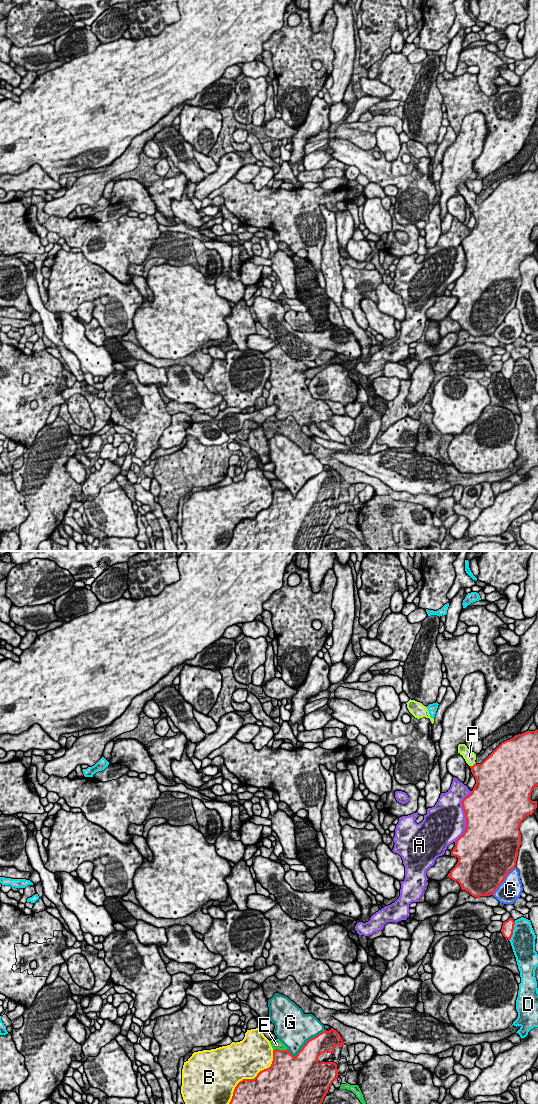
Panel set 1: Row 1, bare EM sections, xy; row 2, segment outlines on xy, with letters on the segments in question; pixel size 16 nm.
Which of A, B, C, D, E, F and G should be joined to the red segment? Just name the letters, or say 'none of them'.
F

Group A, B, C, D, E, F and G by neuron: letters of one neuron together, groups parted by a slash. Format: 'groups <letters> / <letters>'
groups A / B / C / D / E / F / G

